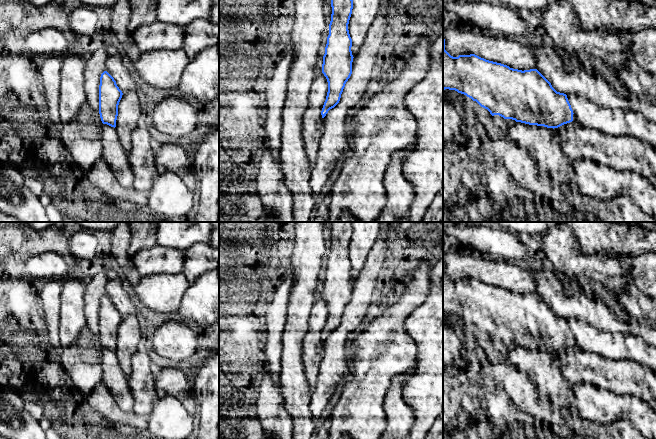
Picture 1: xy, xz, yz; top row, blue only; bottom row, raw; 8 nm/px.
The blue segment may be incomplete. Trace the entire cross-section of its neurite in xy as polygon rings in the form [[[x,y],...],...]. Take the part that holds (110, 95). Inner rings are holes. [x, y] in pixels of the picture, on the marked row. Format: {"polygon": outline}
{"polygon": [[[104,71],[101,74],[99,85],[99,114],[103,124],[116,127],[118,105],[122,95],[114,78]]]}

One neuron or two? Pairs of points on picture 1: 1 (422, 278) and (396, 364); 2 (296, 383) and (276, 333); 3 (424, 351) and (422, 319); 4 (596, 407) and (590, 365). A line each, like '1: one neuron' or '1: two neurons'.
1: one neuron
2: two neurons
3: one neuron
4: two neurons

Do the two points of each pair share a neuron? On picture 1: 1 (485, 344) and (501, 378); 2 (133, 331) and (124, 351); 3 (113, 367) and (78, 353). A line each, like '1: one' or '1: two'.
1: two
2: one
3: two

